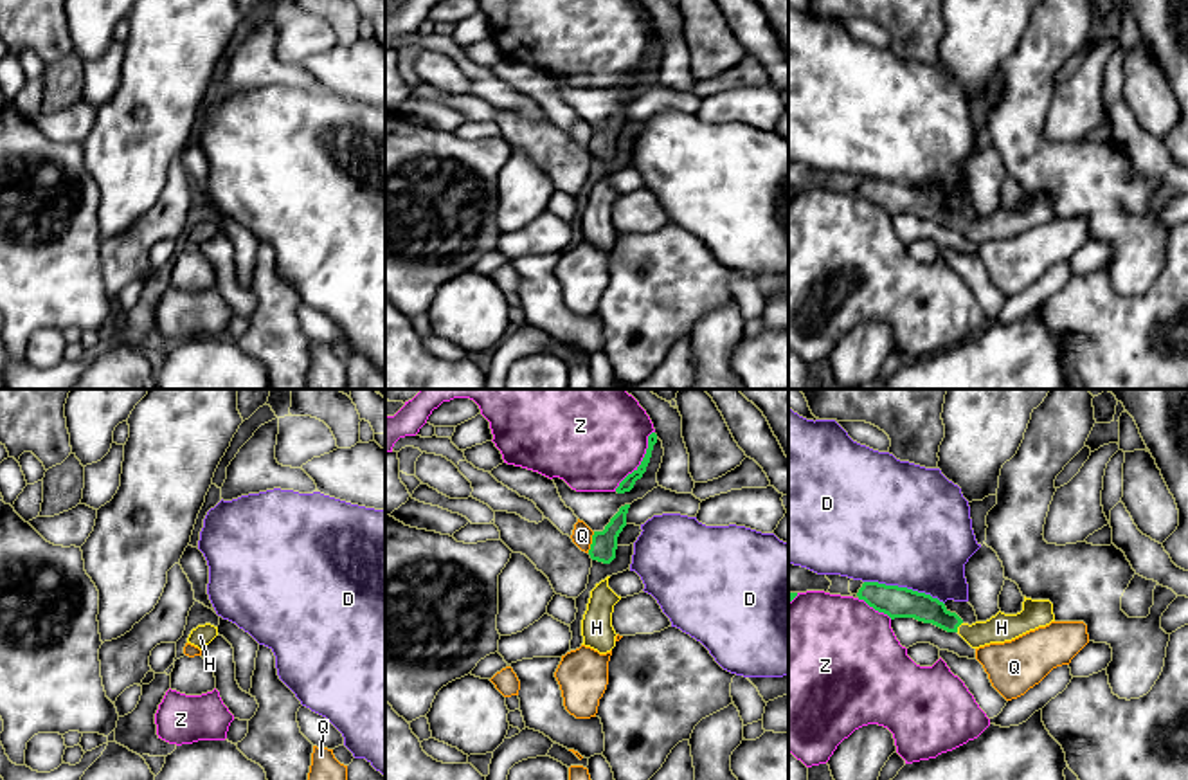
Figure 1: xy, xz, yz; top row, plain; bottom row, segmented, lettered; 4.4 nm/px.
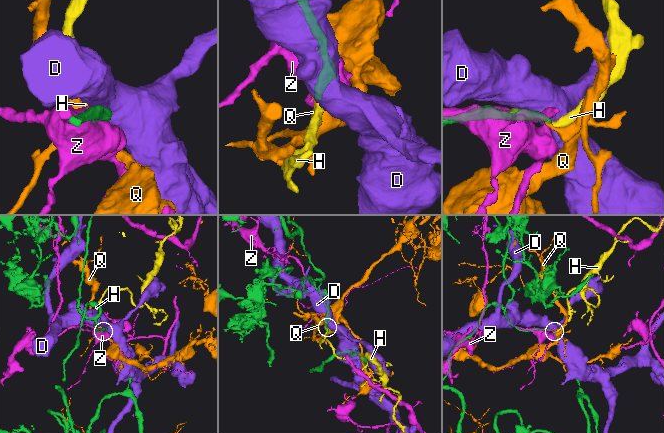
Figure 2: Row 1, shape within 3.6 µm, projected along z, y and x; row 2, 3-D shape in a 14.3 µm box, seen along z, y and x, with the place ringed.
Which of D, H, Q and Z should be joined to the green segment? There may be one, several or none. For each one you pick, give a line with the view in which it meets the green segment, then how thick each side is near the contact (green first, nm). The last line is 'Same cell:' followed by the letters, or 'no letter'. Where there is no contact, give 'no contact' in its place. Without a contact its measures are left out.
H: meets green in yz; 130 nm thick on the green side, 130 nm on the other
Same cell: H

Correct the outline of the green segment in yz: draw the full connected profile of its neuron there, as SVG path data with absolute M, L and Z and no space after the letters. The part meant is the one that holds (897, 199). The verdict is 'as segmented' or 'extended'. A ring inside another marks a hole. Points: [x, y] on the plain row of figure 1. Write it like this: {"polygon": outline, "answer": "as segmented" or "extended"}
{"polygon": "M864 178L857 193L891 216L914 214L947 229L958 229L972 245L1012 238L1055 218L1049 196L1031 196L1026 193L1021 209L1004 211L999 207L990 216L972 222L965 220L956 209L950 209L938 195L907 184Z", "answer": "extended"}

